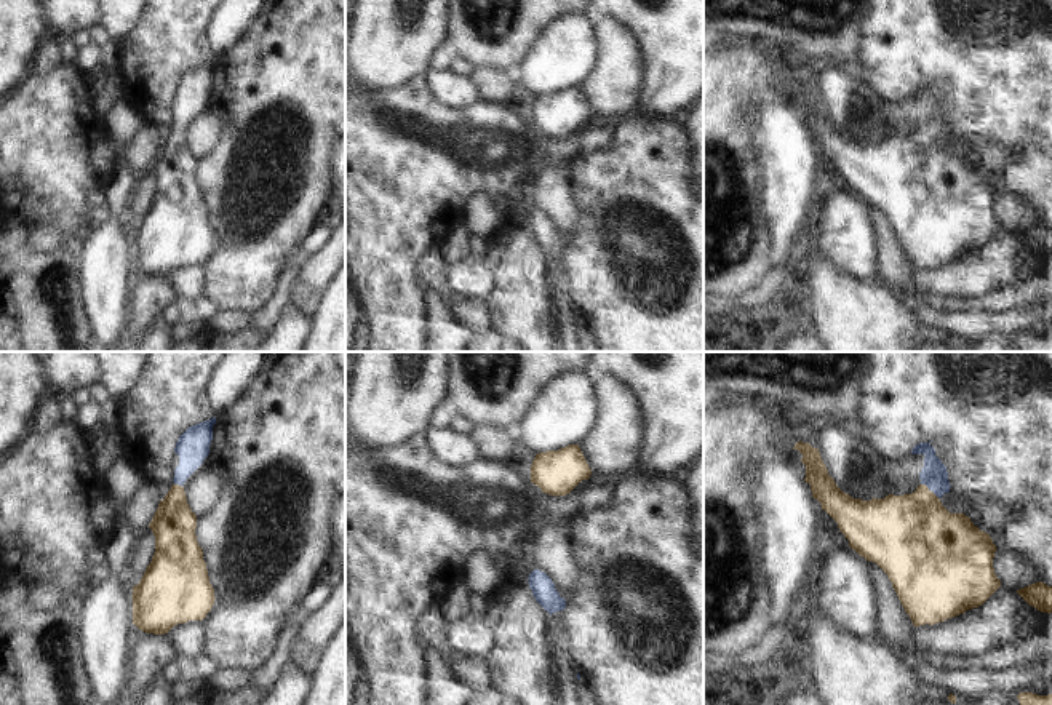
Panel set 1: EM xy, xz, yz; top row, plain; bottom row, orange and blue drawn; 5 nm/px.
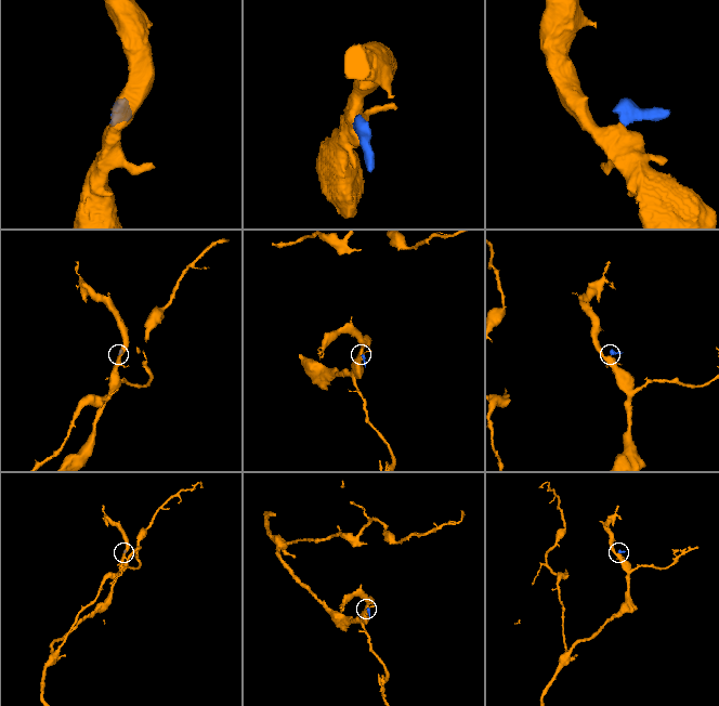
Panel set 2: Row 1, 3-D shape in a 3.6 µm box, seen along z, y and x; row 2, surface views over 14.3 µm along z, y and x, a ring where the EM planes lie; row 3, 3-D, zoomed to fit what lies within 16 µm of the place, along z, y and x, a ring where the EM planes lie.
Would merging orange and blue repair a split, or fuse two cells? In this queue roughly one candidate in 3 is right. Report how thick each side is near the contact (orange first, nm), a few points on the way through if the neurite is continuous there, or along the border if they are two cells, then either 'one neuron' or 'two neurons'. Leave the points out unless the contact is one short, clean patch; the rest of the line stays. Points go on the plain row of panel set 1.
440/140 nm | across yz (913, 179), (931, 133), (934, 117) | one neuron

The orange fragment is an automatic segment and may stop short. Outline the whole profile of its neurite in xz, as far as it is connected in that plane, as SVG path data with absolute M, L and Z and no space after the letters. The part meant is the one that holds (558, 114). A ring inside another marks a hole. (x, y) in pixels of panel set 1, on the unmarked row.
M569 86L558 93L536 96L531 107L531 125L550 137L569 136L582 121L588 121L592 112L579 90Z

